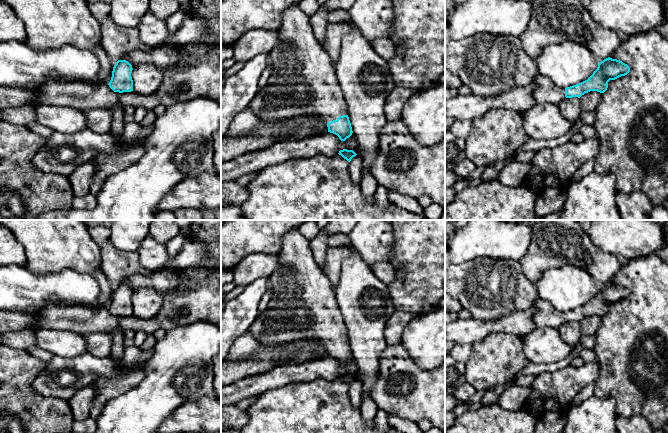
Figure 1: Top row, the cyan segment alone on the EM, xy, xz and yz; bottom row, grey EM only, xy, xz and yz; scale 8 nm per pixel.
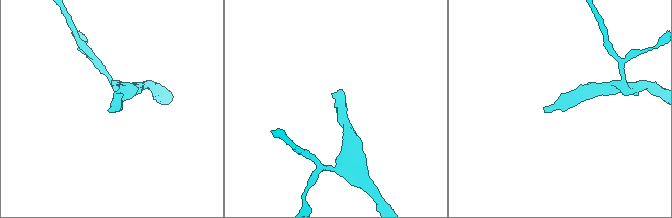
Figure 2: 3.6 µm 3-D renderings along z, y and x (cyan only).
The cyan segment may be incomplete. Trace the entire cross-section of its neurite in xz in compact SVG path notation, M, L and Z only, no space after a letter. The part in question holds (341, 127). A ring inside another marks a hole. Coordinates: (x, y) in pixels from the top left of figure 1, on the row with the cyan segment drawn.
M298 4L283 12L278 32L277 43L269 52L272 75L247 108L262 119L272 120L298 115L320 115L327 122L328 132L345 141L353 131L335 67L315 37L309 17L301 11Z

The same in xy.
M118 60L113 67L109 87L119 93L133 91L132 70L132 65L128 61Z

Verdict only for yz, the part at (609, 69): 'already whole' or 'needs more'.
needs more

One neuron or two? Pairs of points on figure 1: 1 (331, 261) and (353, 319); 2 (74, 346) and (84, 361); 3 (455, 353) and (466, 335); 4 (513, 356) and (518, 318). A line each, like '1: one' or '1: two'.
1: two
2: two
3: two
4: two

